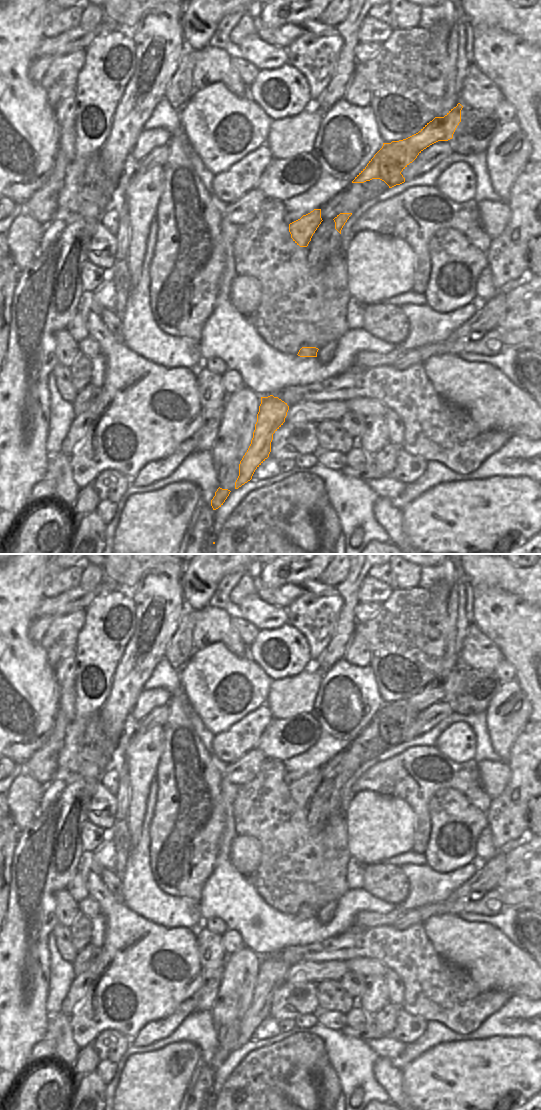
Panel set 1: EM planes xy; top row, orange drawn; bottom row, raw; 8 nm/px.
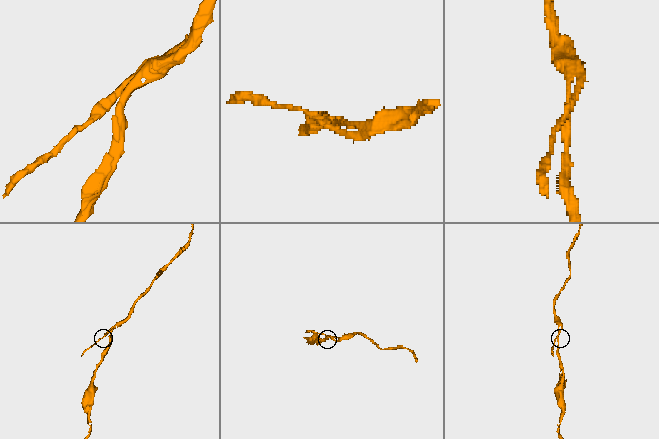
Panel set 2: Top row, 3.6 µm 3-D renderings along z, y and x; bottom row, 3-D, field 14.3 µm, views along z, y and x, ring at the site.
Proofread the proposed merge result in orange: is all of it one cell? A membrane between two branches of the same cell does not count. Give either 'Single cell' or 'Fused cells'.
Fused cells

